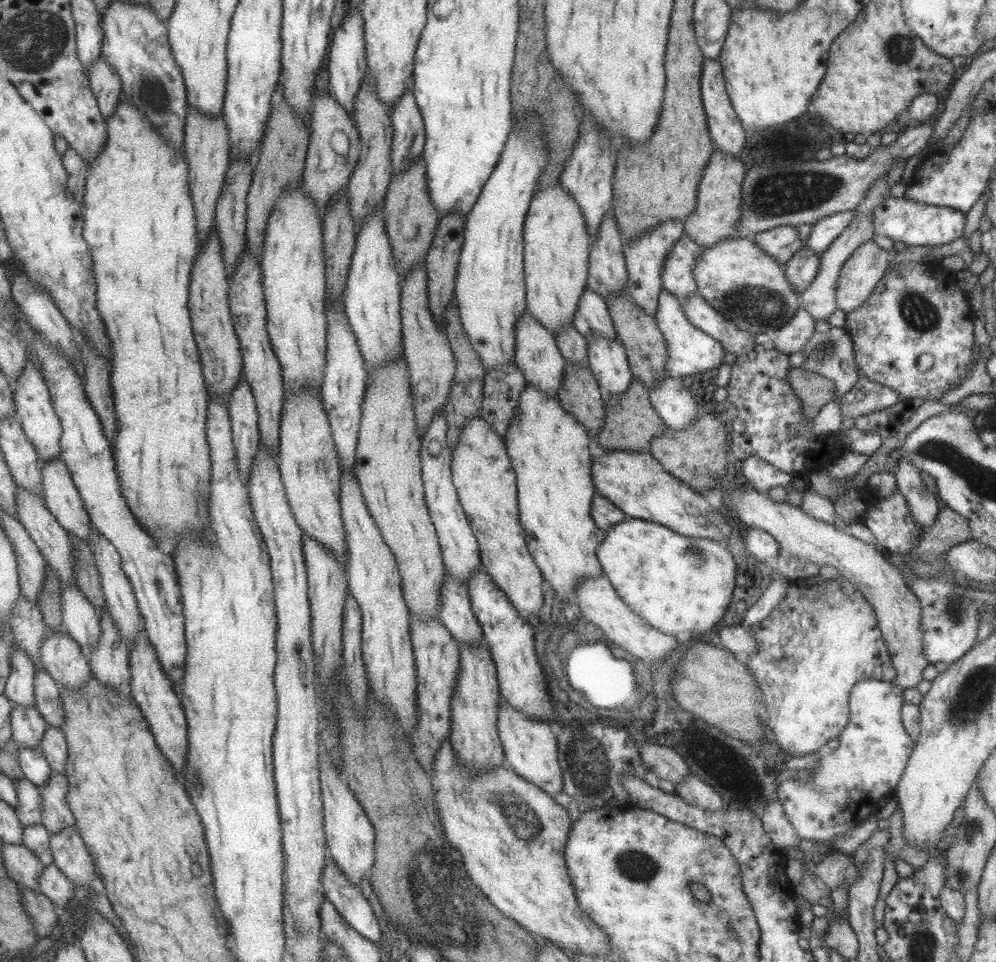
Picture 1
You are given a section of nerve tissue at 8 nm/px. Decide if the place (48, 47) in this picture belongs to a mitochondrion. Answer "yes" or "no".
yes

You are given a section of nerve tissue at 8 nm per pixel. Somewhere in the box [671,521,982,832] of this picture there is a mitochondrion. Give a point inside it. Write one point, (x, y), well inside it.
(955, 608)

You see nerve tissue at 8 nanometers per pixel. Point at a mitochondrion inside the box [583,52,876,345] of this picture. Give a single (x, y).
(778, 193)

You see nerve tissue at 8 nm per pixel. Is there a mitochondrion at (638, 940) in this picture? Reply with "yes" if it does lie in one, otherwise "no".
no

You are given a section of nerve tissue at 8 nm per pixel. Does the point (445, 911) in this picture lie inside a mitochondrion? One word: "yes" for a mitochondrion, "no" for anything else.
yes

